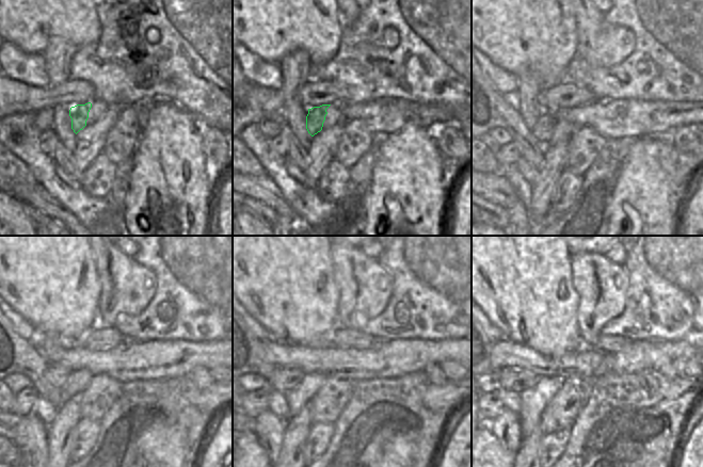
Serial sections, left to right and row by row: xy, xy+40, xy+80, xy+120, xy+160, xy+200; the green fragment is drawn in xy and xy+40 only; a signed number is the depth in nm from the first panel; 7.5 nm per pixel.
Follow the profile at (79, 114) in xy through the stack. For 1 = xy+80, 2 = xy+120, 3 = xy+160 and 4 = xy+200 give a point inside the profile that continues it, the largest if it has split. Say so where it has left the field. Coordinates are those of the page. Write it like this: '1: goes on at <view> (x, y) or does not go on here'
1: goes on at xy+80 (543, 131)
2: goes on at xy+120 (58, 374)
3: goes on at xy+160 (282, 380)
4: goes on at xy+200 (514, 380)

